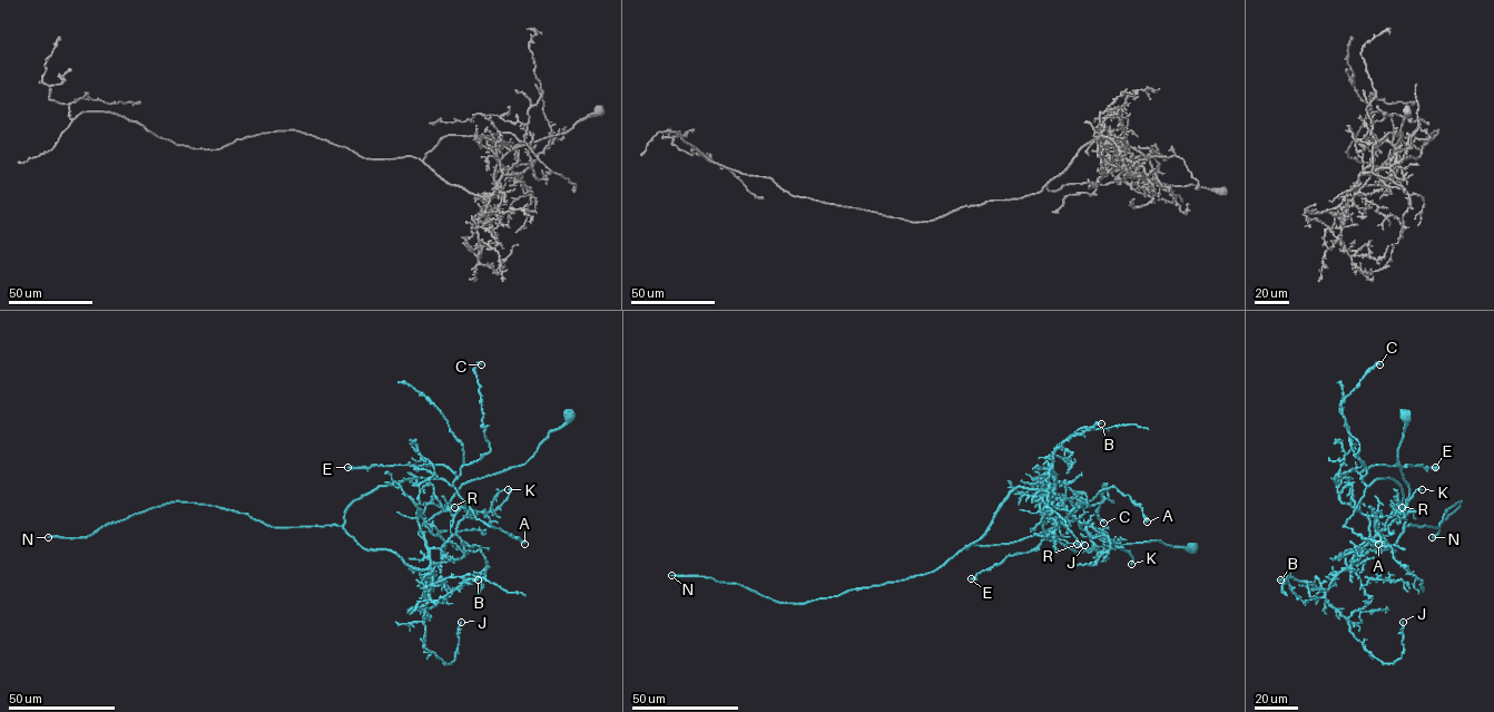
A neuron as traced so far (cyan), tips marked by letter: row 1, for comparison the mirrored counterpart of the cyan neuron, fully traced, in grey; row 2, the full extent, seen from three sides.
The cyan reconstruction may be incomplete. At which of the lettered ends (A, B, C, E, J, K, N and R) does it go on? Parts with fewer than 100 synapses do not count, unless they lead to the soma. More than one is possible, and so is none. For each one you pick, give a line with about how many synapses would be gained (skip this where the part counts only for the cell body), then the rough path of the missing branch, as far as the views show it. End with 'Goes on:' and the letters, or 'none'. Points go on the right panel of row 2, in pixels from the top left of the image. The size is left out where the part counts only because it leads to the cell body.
N: Roughly 200 synapses. Course of what is missing: (1432, 537), (1404, 499), (1376, 507), (1372, 459), (1363, 450), (1395, 477)
Goes on: N

